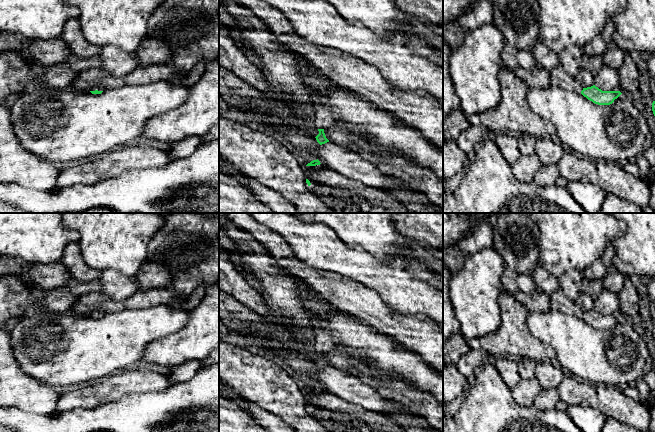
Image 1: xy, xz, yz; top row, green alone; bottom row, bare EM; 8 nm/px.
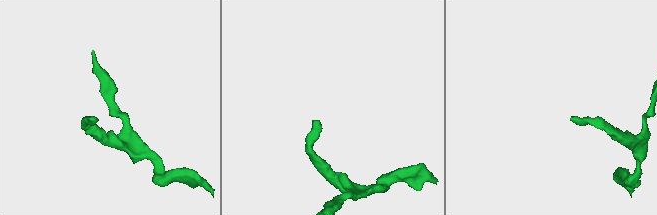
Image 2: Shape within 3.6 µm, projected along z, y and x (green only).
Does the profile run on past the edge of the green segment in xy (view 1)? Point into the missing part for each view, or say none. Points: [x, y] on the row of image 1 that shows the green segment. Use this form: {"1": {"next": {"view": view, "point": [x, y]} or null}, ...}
{"1": {"next": {"view": "xy", "point": [100, 88]}}}

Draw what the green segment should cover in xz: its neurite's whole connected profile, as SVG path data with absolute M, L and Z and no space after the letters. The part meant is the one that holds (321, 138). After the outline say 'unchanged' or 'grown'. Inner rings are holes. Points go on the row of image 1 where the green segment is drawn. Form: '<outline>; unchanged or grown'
M317 94L314 95L314 100L315 116L313 121L315 127L319 131L319 134L315 138L317 142L322 145L329 142L329 140L325 136L324 130L334 124L334 117L332 112L319 101L319 97L317 96Z; grown

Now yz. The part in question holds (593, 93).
M561 66L549 70L552 86L581 93L588 100L598 105L610 105L622 93L620 91L602 91L595 85L583 88L575 77L567 74Z; grown

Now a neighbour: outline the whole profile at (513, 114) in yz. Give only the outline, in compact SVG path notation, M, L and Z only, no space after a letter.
M502 67L499 74L500 103L477 115L467 115L470 125L480 125L485 131L528 134L536 139L551 137L556 129L549 121L533 112L527 103L530 88L511 69Z

